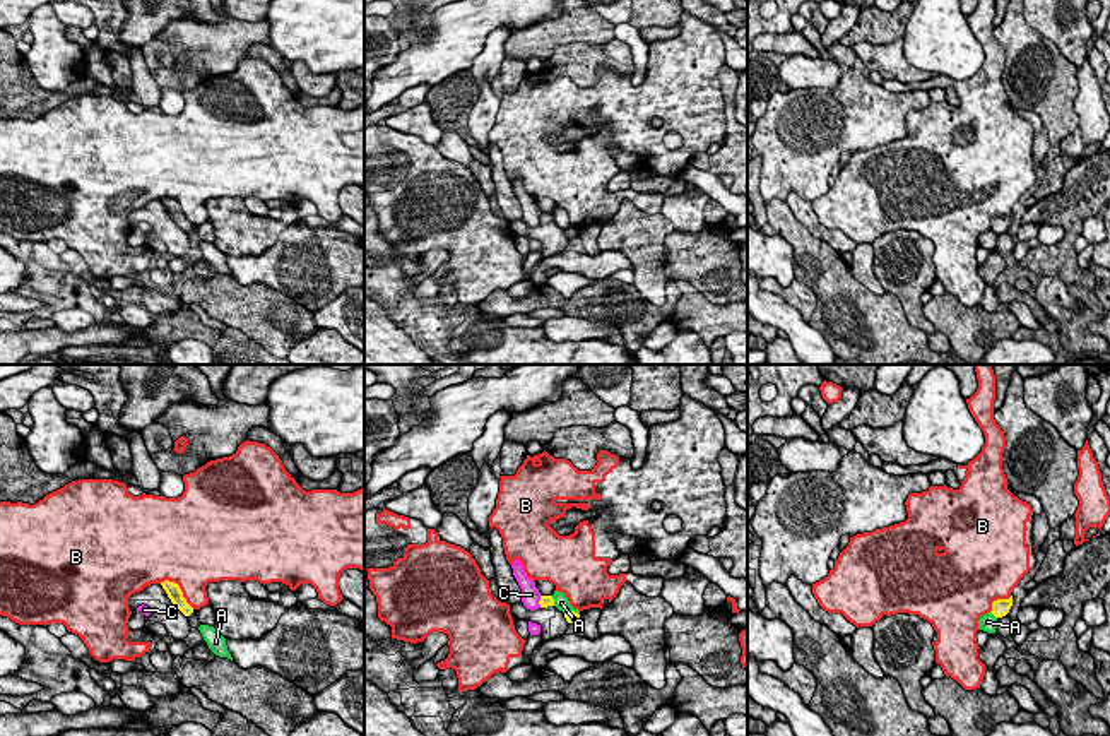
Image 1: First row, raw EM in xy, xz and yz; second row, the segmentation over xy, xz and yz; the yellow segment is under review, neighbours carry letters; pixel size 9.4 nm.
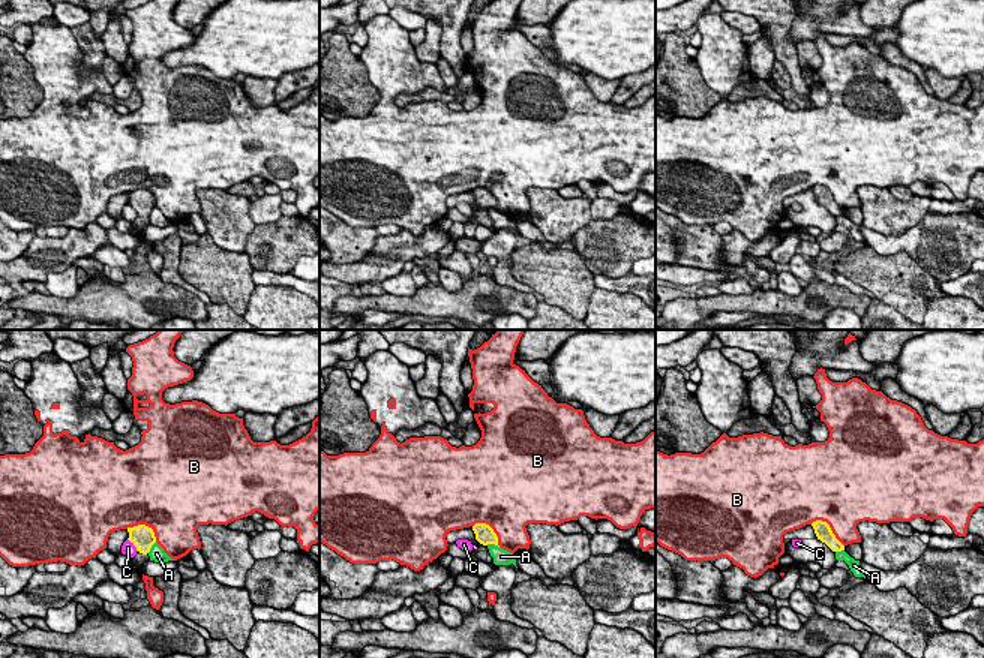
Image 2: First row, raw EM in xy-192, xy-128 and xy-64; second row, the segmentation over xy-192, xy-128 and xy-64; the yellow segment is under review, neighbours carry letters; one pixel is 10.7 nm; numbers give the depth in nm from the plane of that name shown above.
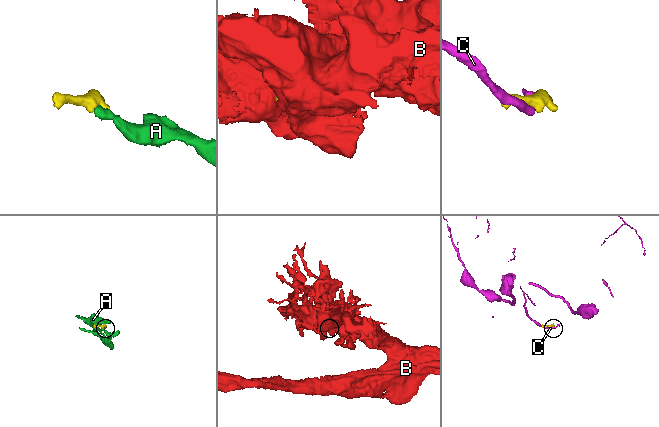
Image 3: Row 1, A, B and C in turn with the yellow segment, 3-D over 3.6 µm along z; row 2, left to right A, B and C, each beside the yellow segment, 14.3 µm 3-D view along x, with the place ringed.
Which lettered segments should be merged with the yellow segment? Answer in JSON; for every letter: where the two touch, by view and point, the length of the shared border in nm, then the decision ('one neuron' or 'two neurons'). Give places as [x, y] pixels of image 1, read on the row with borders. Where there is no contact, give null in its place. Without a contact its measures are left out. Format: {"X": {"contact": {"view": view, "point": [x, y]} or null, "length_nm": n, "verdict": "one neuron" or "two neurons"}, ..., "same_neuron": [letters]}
{"A": {"contact": {"view": "yz", "point": [992, 613]}, "length_nm": 100, "verdict": "two neurons"}, "B": {"contact": {"view": "xy", "point": [178, 587]}, "length_nm": 420, "verdict": "two neurons"}, "C": {"contact": {"view": "xz", "point": [539, 601]}, "length_nm": 110, "verdict": "two neurons"}, "same_neuron": []}

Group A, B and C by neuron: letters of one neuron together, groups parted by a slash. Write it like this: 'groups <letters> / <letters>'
groups A / B / C

